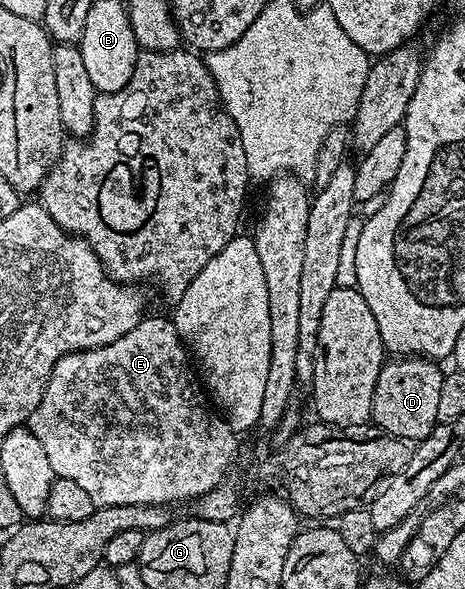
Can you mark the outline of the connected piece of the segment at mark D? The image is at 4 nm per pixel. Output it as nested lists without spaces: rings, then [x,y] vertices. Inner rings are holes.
[[[399,355],[384,364],[381,375],[377,375],[377,387],[373,391],[371,404],[371,421],[384,433],[392,433],[394,437],[402,437],[405,441],[418,443],[424,441],[433,431],[437,423],[437,403],[441,399],[444,370],[439,370],[430,357],[418,355]]]

